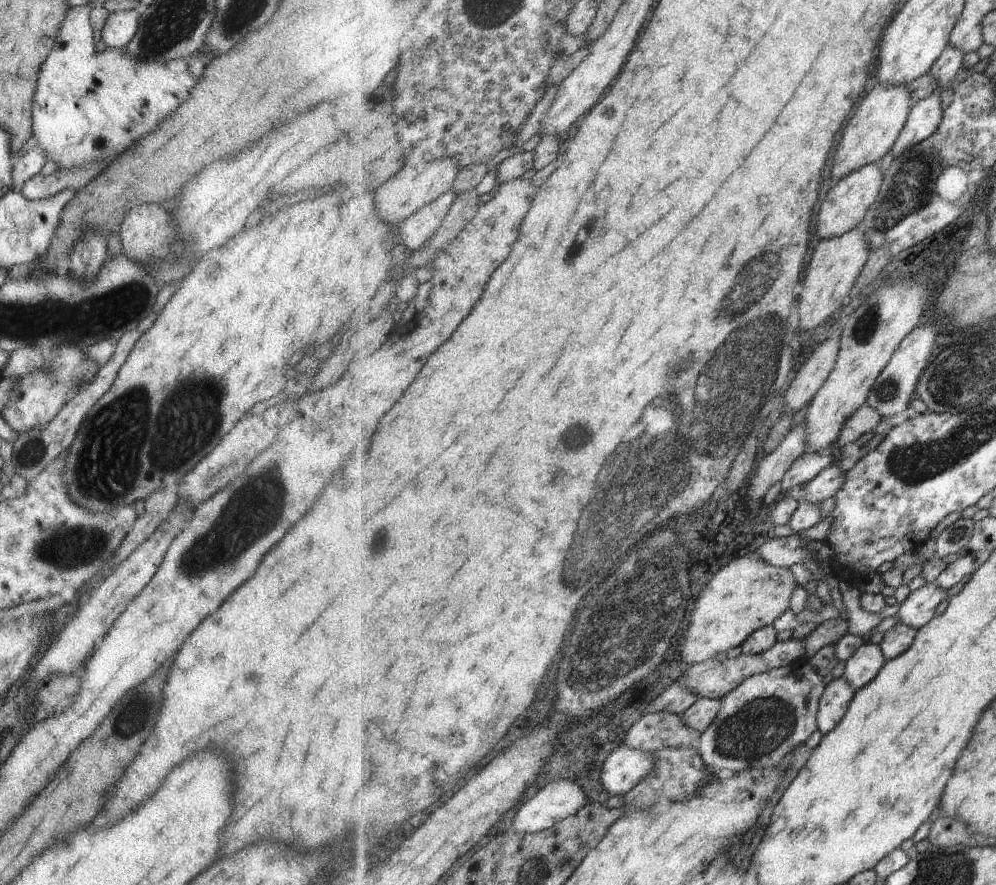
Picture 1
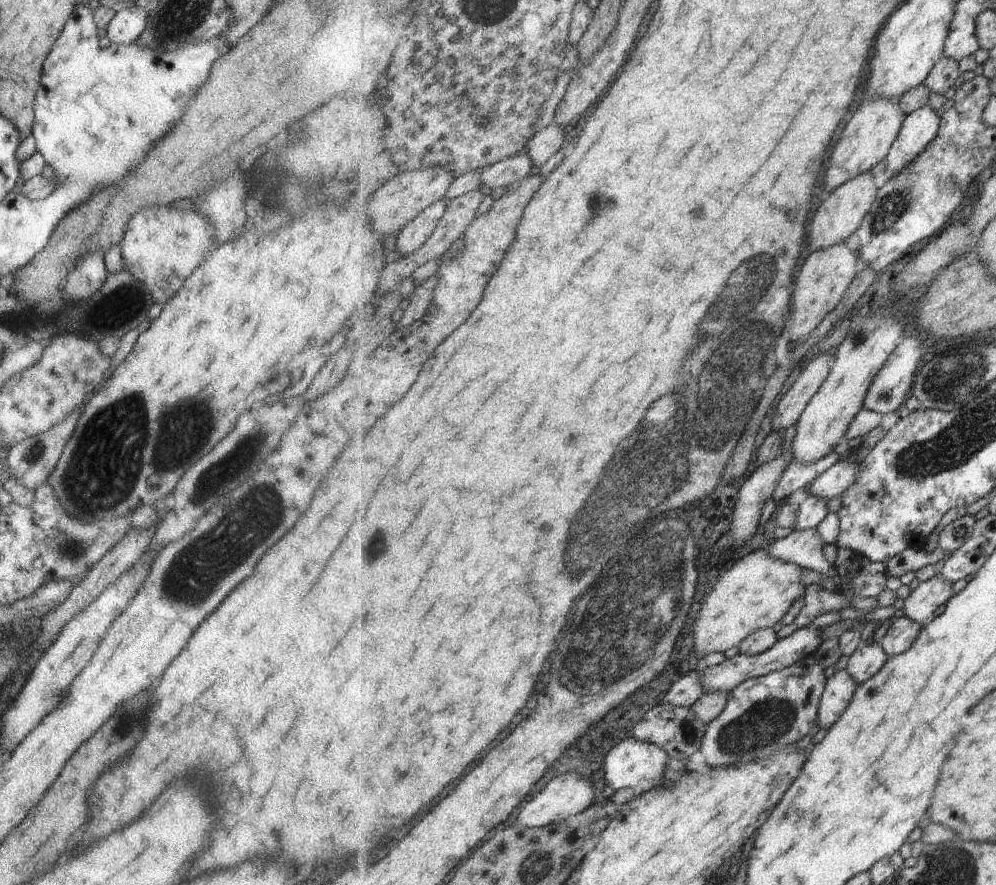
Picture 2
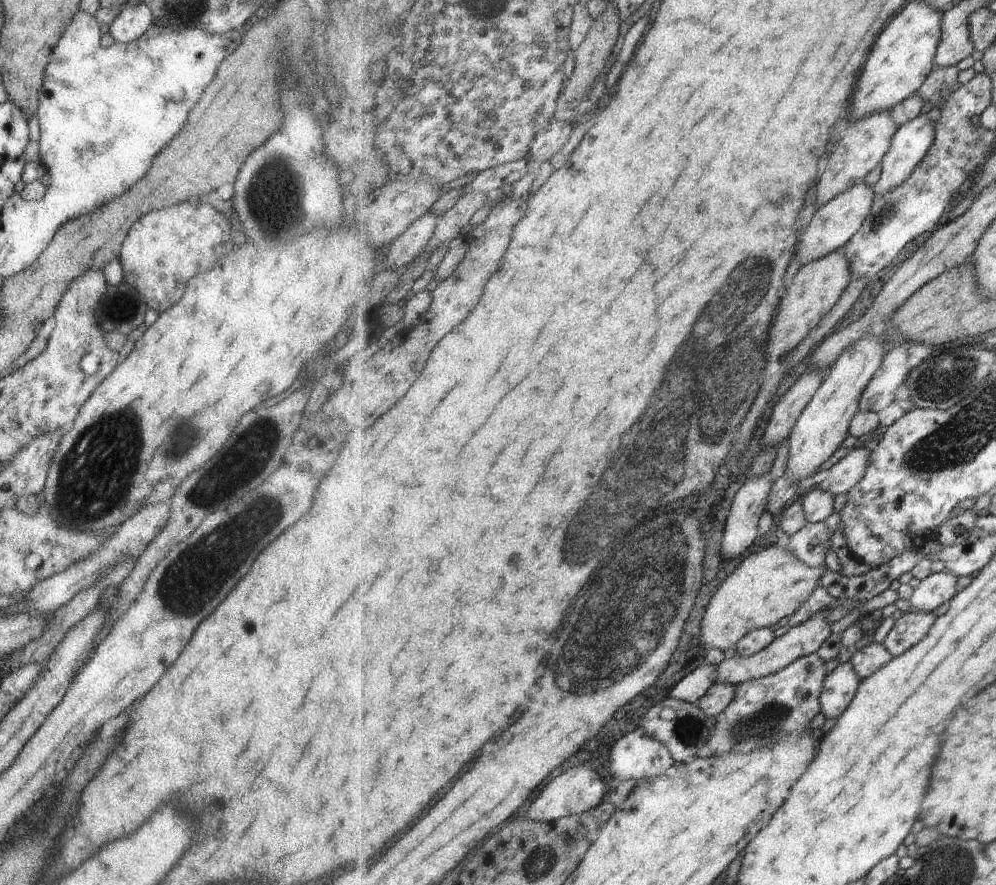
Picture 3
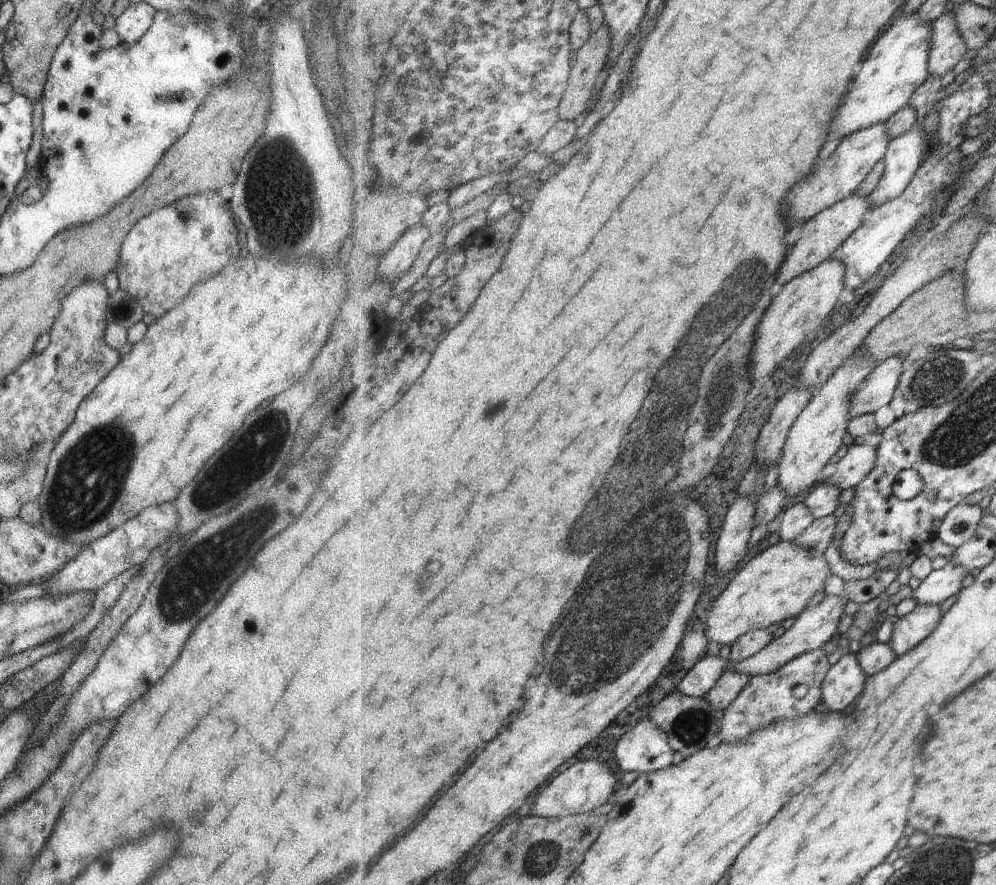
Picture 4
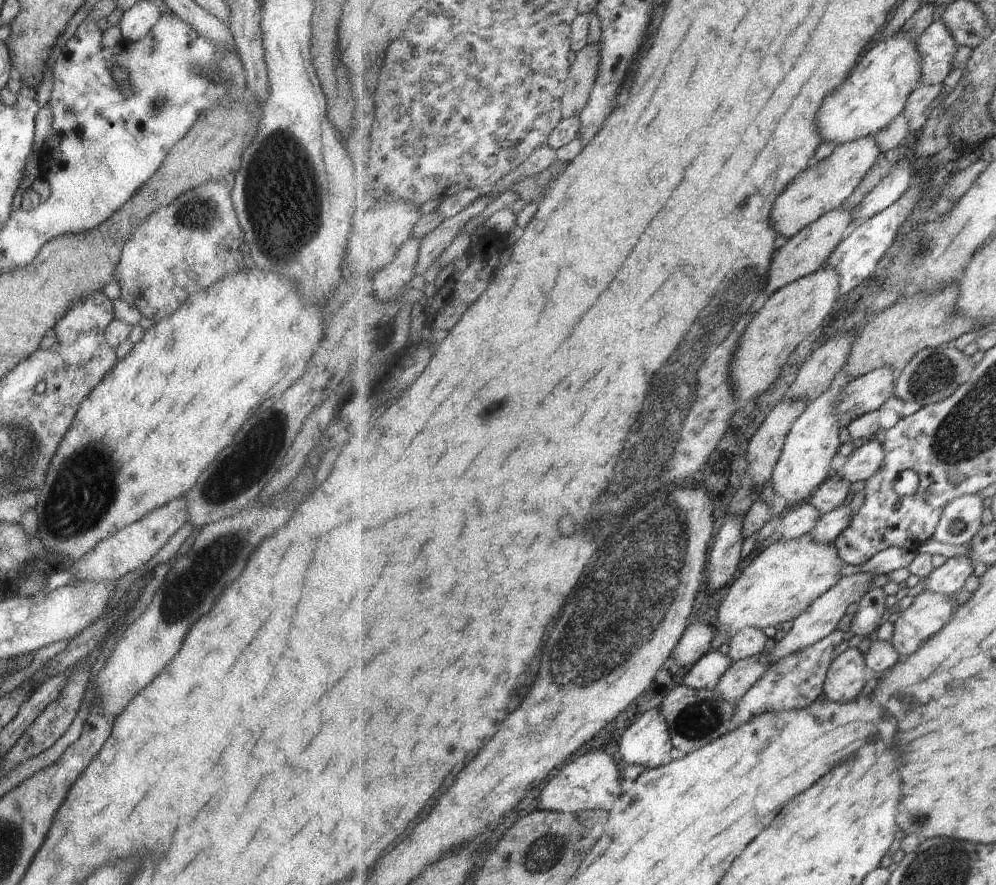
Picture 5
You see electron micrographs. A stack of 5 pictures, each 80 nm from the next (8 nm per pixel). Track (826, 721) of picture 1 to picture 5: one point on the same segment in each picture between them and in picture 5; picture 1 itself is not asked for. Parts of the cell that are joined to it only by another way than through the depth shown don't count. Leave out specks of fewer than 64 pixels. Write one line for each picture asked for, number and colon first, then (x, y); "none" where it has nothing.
2: (840, 688)
3: (842, 684)
4: (845, 682)
5: (847, 677)

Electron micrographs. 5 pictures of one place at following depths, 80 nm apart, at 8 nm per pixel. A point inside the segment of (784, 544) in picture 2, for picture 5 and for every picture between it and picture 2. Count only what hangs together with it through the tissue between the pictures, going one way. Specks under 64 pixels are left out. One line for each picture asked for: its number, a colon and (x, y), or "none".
3: (811, 544)
4: (819, 536)
5: (832, 525)

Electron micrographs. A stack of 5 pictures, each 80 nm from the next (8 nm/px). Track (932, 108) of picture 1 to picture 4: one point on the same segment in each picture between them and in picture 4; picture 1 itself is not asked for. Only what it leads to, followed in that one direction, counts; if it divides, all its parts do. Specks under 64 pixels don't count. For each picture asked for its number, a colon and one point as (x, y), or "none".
2: (919, 129)
3: (911, 143)
4: (905, 155)

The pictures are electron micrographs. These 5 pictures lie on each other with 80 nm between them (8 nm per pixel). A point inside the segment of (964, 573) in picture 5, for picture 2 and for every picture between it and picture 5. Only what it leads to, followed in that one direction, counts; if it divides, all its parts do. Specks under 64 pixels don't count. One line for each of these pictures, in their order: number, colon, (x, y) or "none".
2: (922, 603)
3: (936, 589)
4: (941, 584)

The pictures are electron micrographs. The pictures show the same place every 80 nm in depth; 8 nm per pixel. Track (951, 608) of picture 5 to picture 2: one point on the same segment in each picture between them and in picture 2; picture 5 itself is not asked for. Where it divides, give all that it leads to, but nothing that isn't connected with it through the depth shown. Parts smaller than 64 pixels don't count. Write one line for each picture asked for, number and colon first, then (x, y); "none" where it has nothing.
2: (902, 634)
3: (909, 629)
4: (909, 631)

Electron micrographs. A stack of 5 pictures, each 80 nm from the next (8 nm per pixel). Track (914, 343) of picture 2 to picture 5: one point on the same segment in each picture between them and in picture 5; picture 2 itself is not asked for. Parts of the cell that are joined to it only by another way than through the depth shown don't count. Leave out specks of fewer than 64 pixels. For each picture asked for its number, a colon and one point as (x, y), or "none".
3: (882, 390)
4: (880, 388)
5: (866, 394)

